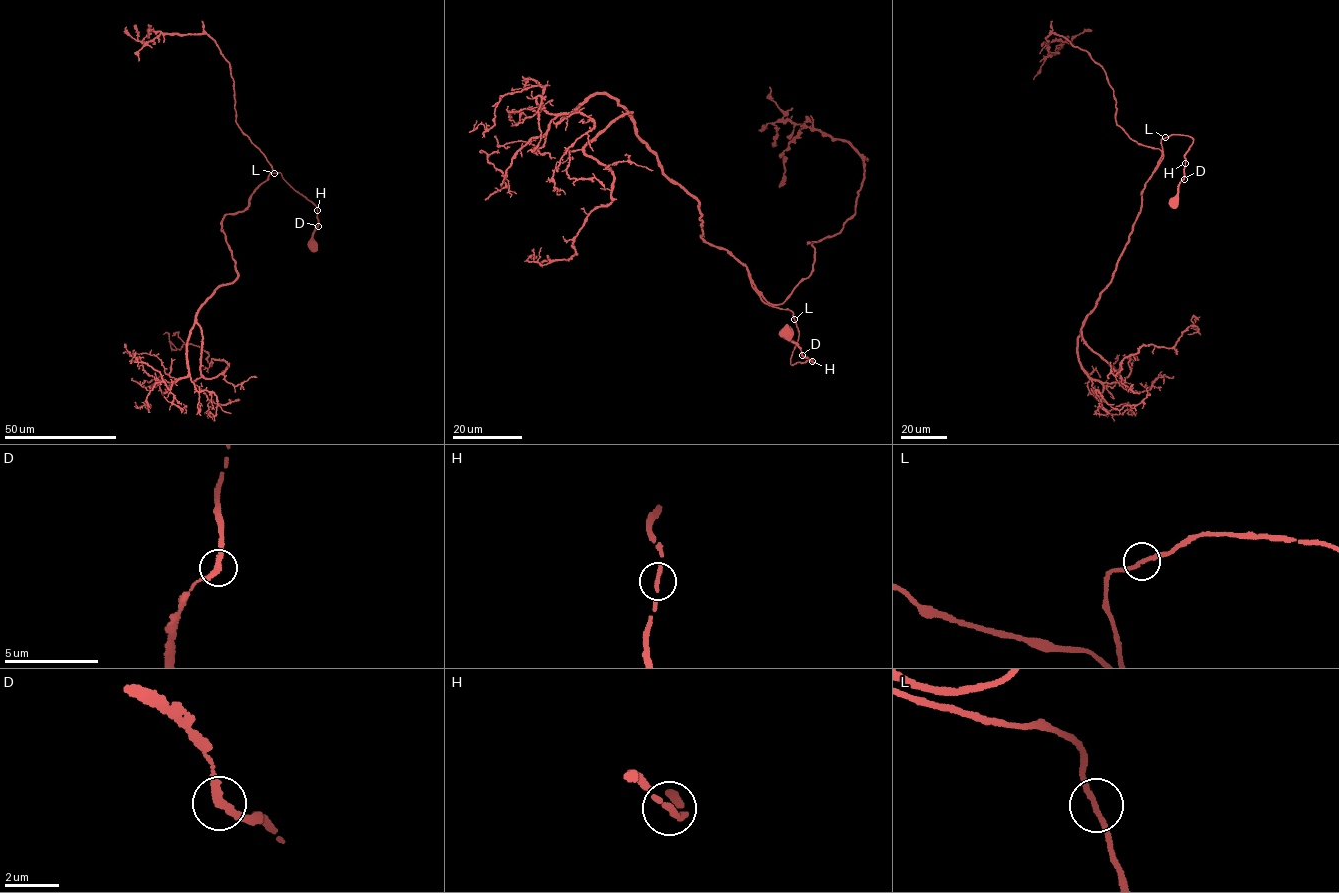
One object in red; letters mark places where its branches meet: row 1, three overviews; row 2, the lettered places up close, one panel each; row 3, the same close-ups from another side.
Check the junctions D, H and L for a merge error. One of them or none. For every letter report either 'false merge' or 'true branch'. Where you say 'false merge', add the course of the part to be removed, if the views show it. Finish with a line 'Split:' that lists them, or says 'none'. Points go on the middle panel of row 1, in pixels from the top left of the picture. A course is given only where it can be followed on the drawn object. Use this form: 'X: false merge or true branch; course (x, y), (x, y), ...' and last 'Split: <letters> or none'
D: true branch
H: true branch
L: true branch
Split: none

